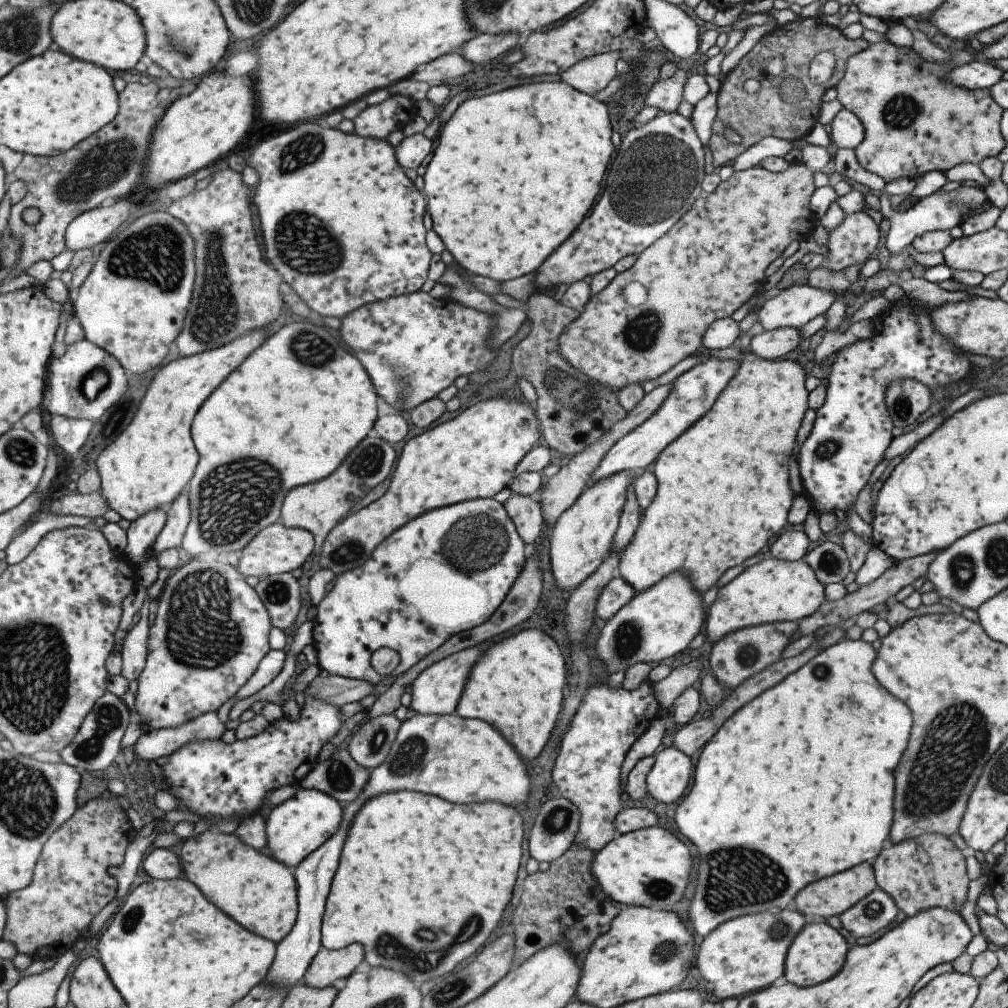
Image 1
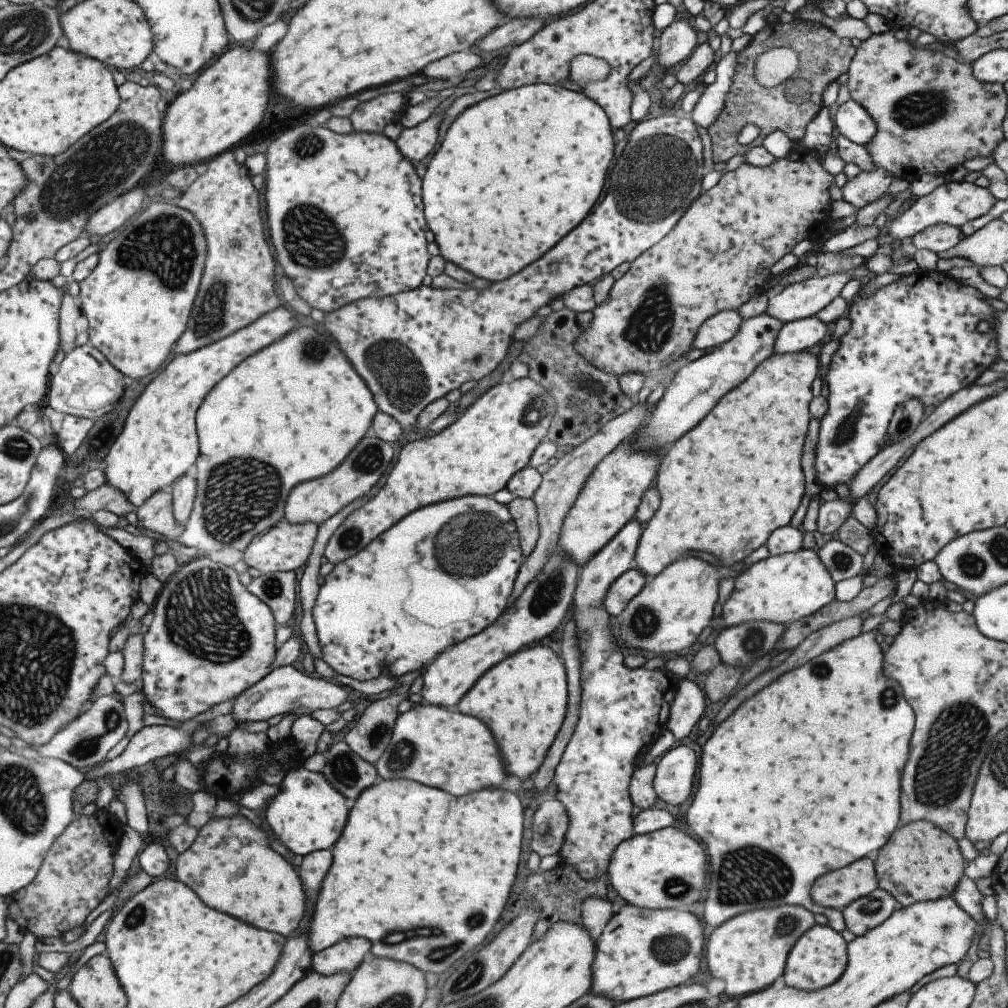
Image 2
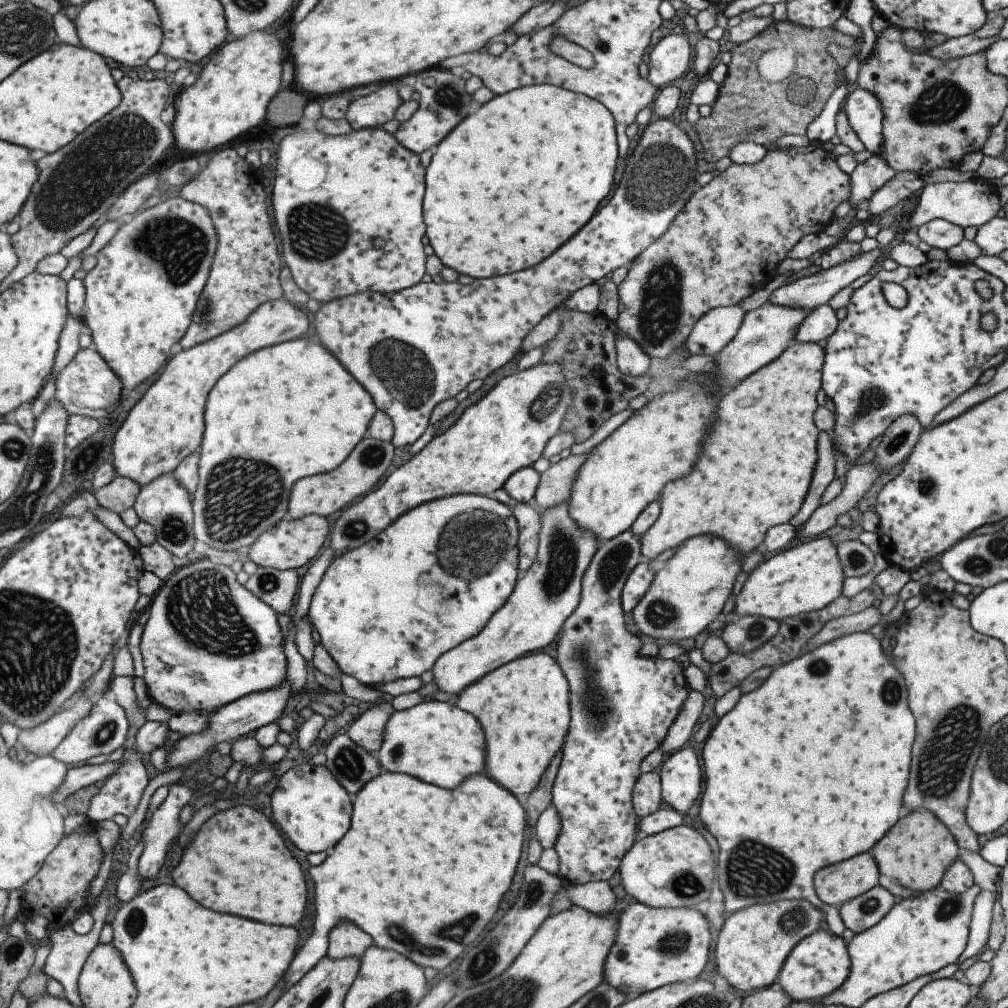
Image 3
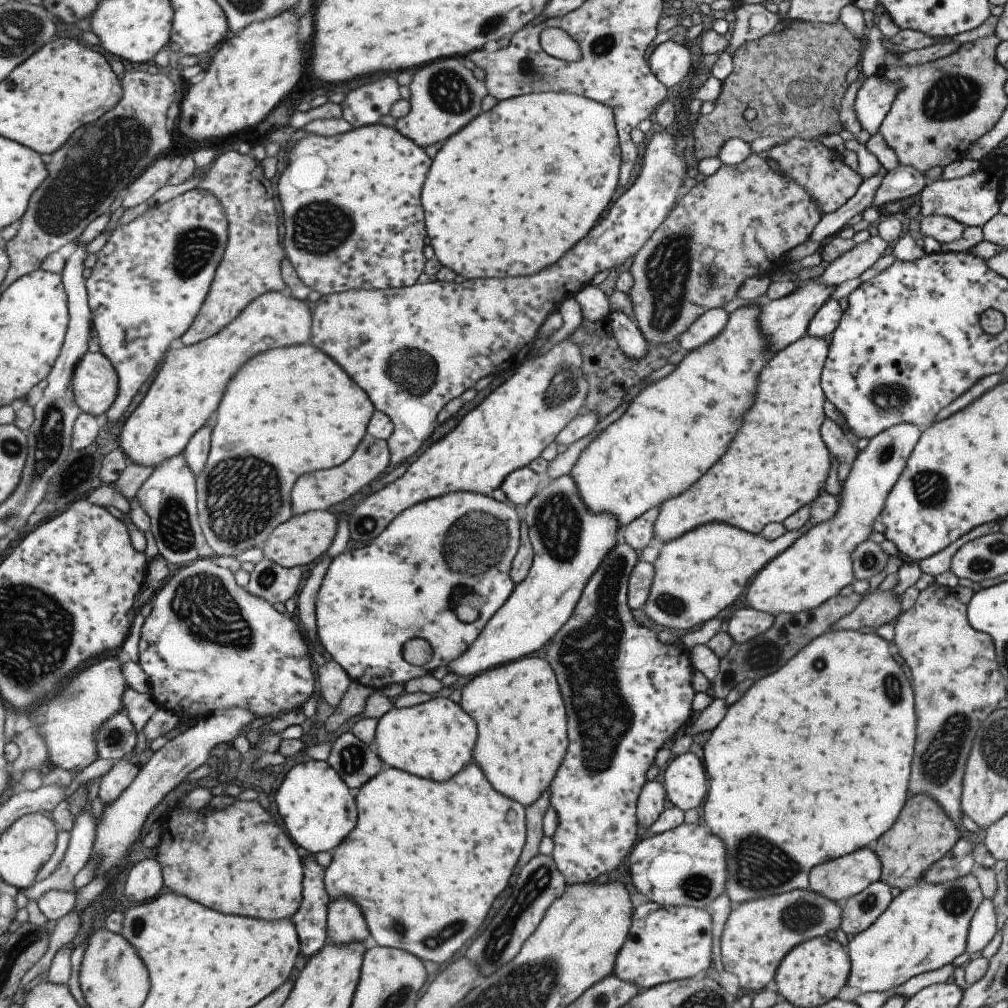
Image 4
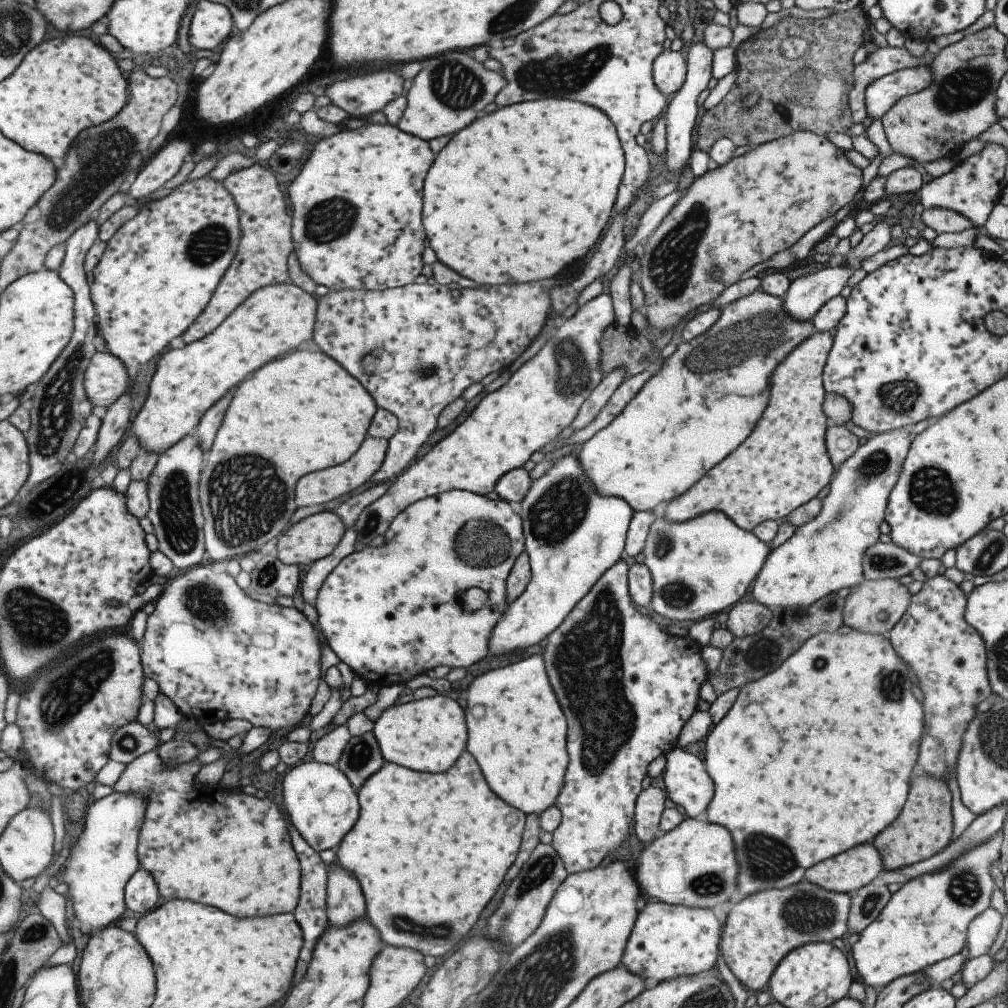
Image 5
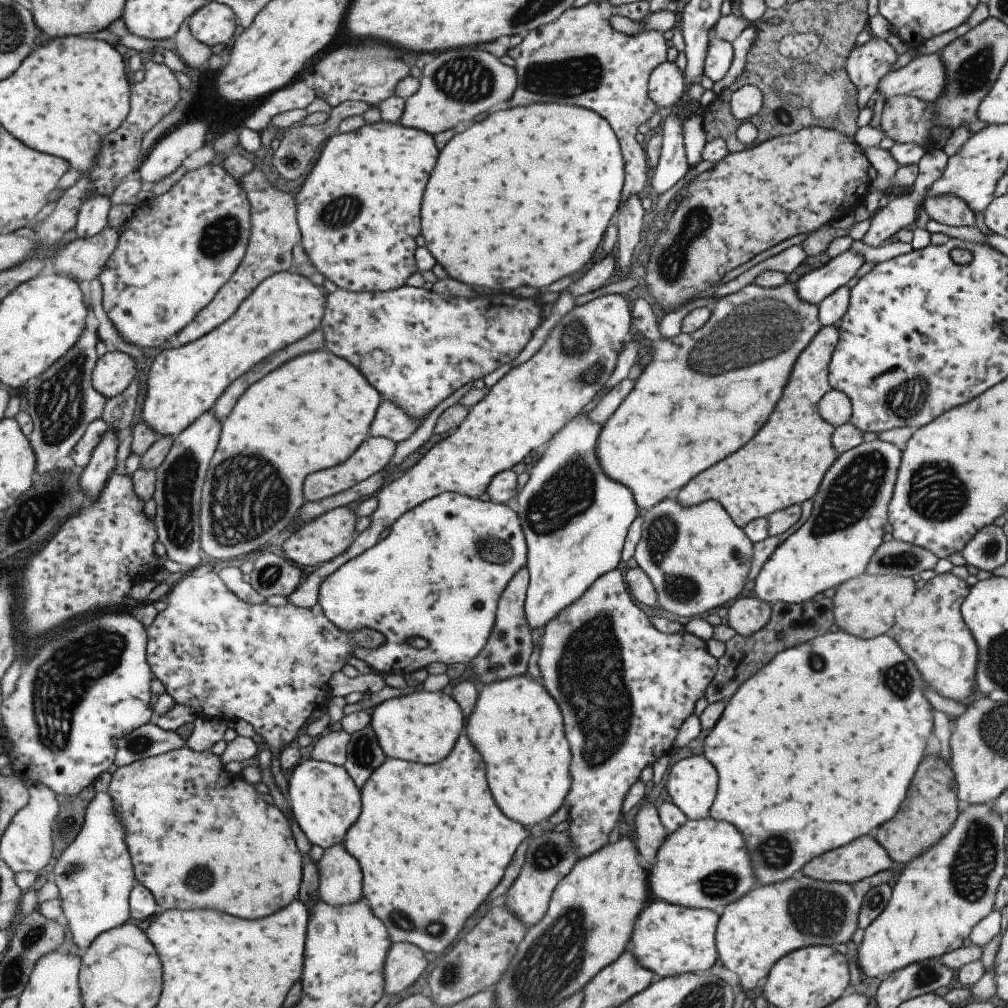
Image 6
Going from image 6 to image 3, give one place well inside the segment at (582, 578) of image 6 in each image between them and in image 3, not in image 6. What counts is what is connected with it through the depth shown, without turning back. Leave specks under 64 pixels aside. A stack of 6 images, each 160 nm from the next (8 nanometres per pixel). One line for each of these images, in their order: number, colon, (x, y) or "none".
3: (543, 596)
4: (568, 541)
5: (571, 535)

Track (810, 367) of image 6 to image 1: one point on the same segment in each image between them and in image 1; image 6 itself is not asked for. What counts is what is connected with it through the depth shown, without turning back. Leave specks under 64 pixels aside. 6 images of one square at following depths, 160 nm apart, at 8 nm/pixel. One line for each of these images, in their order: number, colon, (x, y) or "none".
1: (722, 490)
2: (724, 486)
3: (755, 468)
4: (778, 463)
5: (783, 463)

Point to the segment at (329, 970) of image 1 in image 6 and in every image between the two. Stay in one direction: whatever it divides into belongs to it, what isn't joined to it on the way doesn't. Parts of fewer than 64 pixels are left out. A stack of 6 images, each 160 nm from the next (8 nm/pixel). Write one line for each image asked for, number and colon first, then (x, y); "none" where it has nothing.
2: (344, 956)
3: (345, 939)
4: (344, 922)
5: (344, 901)
6: (339, 877)

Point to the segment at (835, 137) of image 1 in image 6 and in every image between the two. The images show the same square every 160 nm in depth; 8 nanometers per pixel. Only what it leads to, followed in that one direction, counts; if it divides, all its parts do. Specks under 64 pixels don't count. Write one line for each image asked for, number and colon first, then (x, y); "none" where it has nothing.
2: (851, 121)
3: (864, 114)
4: (873, 99)
5: (880, 95)
6: (923, 77)

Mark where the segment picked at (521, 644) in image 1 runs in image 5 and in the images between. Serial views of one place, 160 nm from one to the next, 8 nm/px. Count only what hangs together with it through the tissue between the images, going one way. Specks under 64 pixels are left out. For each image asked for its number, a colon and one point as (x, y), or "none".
2: (523, 698)
3: (522, 705)
4: (521, 741)
5: (515, 729)

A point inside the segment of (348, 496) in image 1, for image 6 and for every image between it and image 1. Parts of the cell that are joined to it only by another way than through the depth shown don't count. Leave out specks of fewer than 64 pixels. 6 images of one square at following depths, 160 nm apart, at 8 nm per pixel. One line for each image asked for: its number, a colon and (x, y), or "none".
2: (316, 500)
3: (322, 494)
4: (317, 490)
5: (318, 487)
6: (370, 457)

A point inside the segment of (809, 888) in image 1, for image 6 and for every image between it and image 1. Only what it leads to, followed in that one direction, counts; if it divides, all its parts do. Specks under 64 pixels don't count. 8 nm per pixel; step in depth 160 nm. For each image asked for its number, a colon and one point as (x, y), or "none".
2: (836, 889)
3: (835, 884)
4: (837, 879)
5: (847, 872)
6: (862, 857)

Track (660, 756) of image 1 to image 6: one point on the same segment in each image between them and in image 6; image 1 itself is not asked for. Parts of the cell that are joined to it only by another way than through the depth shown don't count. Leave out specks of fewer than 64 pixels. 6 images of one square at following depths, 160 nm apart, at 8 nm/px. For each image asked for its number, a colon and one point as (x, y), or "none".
2: (673, 778)
3: (679, 775)
4: (684, 778)
5: (686, 783)
6: (691, 783)

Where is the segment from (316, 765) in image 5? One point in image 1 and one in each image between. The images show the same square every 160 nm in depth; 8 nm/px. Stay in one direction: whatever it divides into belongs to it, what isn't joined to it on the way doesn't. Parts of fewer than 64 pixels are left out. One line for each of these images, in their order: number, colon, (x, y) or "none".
1: (294, 828)
2: (306, 815)
3: (313, 810)
4: (317, 810)

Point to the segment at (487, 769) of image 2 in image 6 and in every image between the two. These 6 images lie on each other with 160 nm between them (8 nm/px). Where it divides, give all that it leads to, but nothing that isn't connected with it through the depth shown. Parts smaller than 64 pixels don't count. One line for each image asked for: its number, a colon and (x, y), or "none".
3: (437, 742)
4: (433, 739)
5: (427, 735)
6: (422, 727)

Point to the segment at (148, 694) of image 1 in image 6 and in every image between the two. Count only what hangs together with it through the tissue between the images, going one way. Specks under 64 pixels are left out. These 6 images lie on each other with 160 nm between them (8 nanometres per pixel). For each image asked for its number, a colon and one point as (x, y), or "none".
2: (210, 640)
3: (198, 658)
4: (207, 645)
5: (216, 654)
6: (225, 658)

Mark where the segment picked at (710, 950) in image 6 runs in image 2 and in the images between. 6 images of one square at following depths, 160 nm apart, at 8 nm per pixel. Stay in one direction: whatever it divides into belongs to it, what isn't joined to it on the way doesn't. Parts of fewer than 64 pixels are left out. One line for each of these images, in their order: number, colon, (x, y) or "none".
2: (640, 951)
3: (654, 946)
4: (663, 944)
5: (666, 941)

